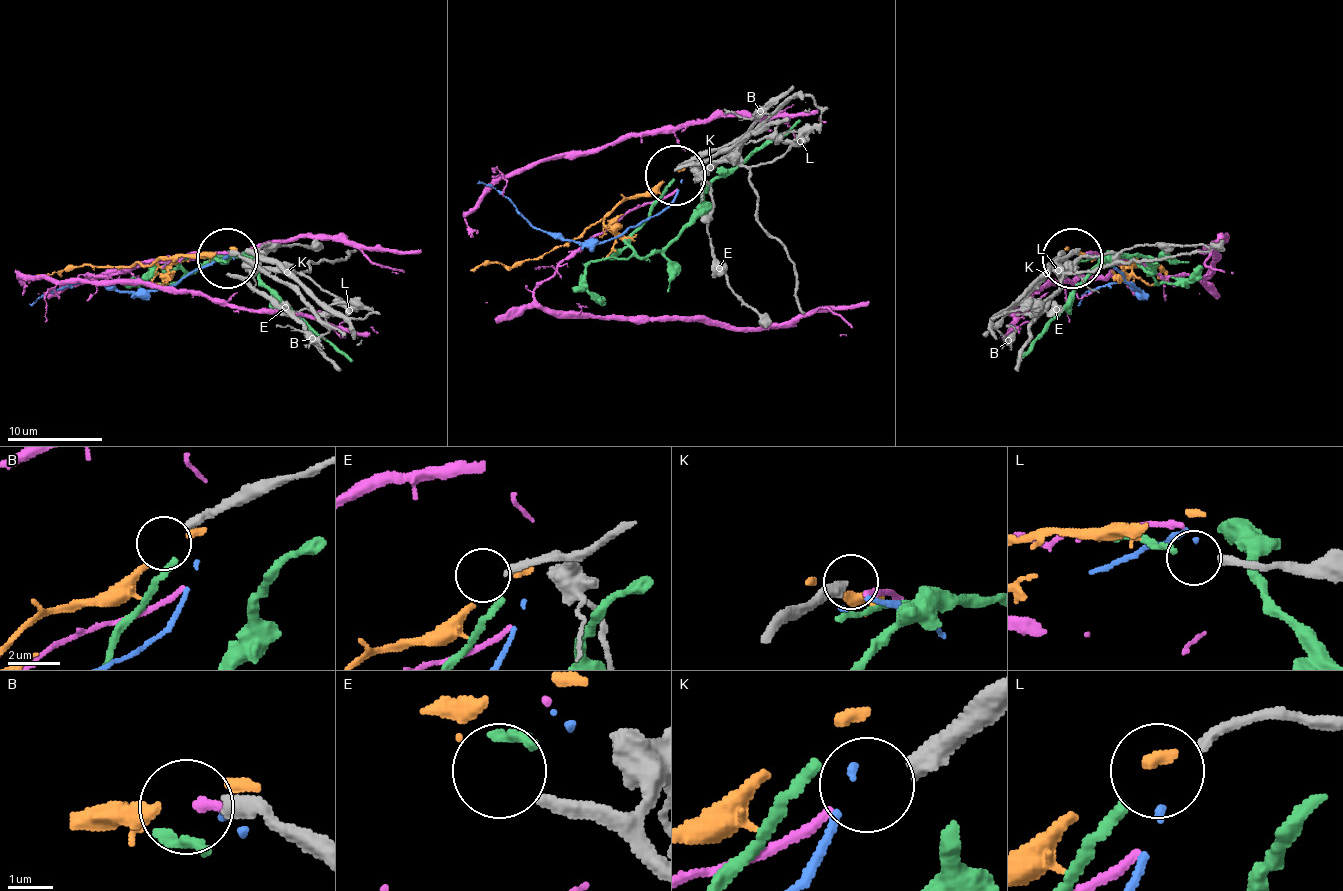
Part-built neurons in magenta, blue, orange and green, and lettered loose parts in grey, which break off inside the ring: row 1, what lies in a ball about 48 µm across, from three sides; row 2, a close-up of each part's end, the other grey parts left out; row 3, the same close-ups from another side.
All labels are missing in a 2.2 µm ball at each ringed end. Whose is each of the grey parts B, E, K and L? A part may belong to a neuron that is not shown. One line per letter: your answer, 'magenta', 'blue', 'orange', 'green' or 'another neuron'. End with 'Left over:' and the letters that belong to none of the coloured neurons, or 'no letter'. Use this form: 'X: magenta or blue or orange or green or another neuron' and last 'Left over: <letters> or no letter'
B: another neuron
E: another neuron
K: another neuron
L: green
Left over: B, E, K

